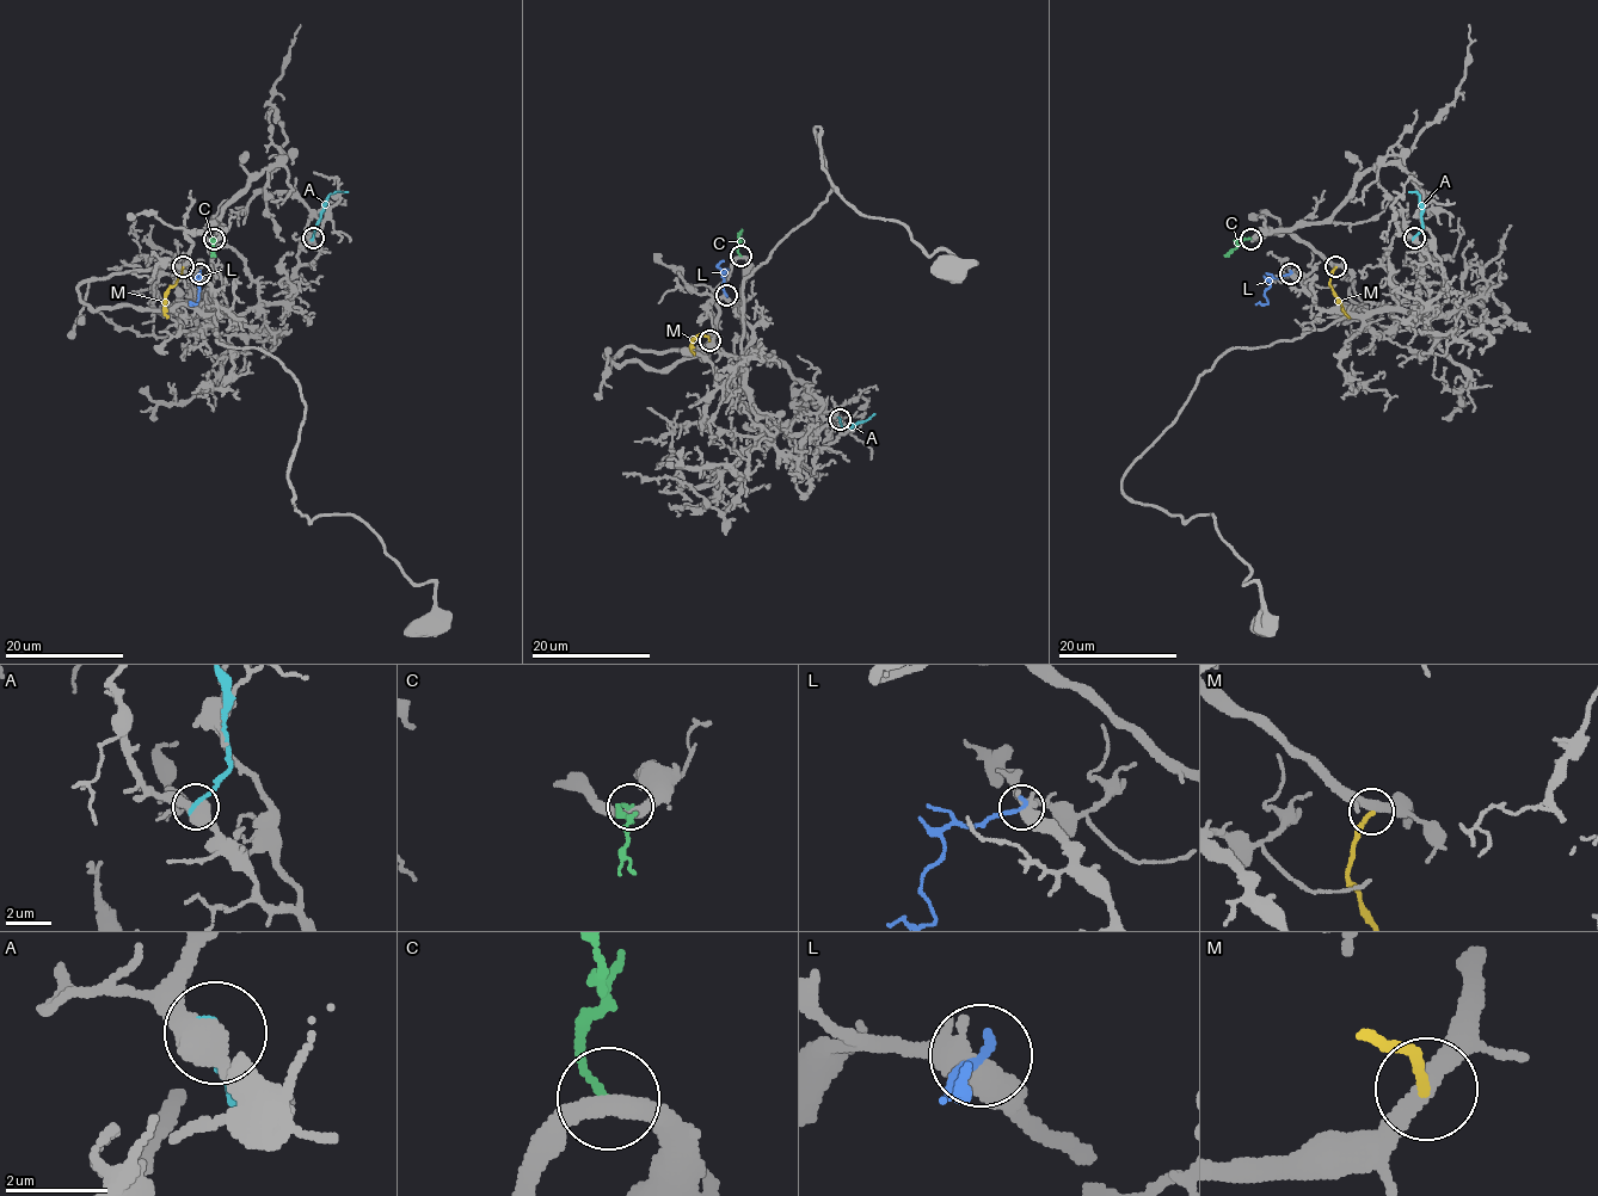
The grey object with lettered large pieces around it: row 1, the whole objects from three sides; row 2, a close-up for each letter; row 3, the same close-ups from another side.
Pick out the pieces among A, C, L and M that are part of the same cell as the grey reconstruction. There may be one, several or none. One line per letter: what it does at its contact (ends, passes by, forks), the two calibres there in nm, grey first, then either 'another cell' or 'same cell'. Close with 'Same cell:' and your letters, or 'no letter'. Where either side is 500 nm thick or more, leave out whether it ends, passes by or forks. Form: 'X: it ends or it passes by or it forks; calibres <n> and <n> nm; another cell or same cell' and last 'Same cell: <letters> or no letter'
A: calibres 500 and 220 nm; another cell
C: it ends; calibres 380 and 160 nm; another cell
L: calibres 500 and 200 nm; same cell
M: it ends; calibres 400 and 200 nm; another cell
Same cell: L

